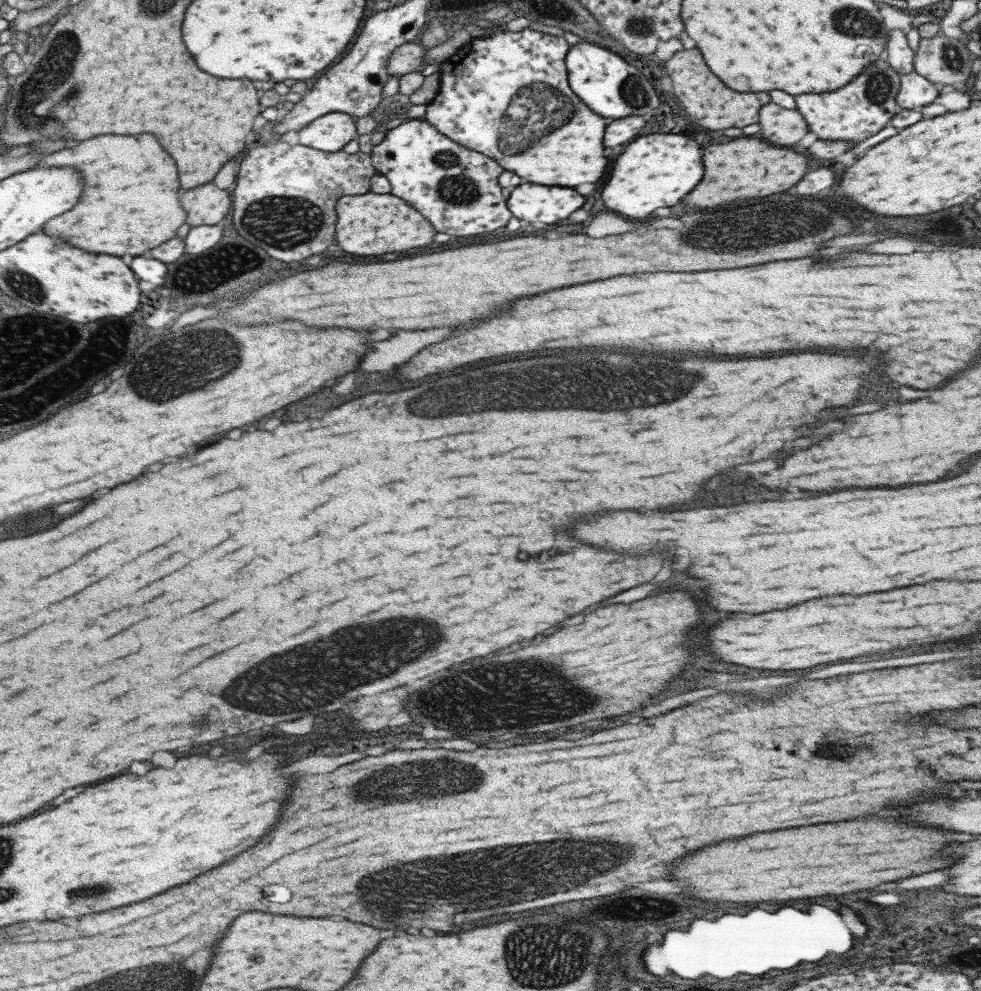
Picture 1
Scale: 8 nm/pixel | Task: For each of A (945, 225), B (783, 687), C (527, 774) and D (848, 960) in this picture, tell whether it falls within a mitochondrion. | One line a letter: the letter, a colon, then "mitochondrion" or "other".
A: other
B: other
C: other
D: other

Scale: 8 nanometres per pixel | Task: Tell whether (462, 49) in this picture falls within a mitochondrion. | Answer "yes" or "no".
no

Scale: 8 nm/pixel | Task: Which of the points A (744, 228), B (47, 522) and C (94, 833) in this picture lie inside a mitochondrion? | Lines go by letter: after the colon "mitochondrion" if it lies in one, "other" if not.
A: mitochondrion
B: mitochondrion
C: other

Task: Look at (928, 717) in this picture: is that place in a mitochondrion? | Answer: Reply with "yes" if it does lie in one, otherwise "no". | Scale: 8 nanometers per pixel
no

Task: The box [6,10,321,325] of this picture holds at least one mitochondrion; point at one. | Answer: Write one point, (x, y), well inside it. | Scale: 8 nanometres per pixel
(39, 93)

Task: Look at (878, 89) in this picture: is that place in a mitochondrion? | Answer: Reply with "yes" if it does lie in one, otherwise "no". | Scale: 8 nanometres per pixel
yes

